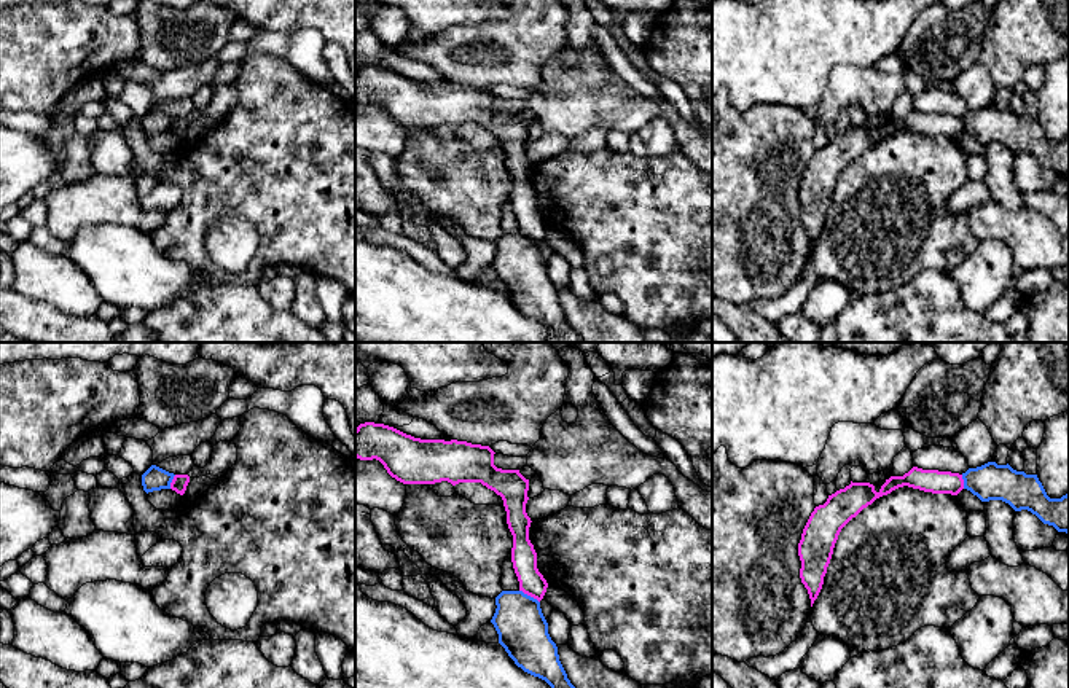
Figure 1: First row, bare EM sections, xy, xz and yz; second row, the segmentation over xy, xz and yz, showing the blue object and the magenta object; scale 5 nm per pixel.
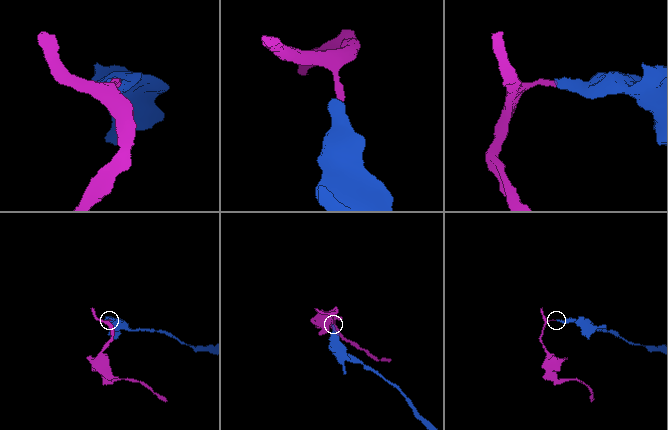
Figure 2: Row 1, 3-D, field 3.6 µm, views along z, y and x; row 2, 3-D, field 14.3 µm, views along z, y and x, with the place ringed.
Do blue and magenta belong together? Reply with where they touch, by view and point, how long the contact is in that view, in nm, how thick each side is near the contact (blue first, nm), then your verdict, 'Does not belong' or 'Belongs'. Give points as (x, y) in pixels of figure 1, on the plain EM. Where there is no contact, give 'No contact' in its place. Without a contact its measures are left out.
Touches blue at xz (529, 239). Shared border 120 nm. Thickness 260 nm (blue) against 130 nm. Does not belong

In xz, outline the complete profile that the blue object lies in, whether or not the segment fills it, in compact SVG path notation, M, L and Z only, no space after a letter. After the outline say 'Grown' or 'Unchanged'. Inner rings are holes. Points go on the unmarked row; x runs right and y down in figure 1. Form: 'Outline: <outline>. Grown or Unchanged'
Outline: M502 234L495 248L491 266L515 307L551 330L548 342L581 342L559 304L540 245L523 234Z. Unchanged

